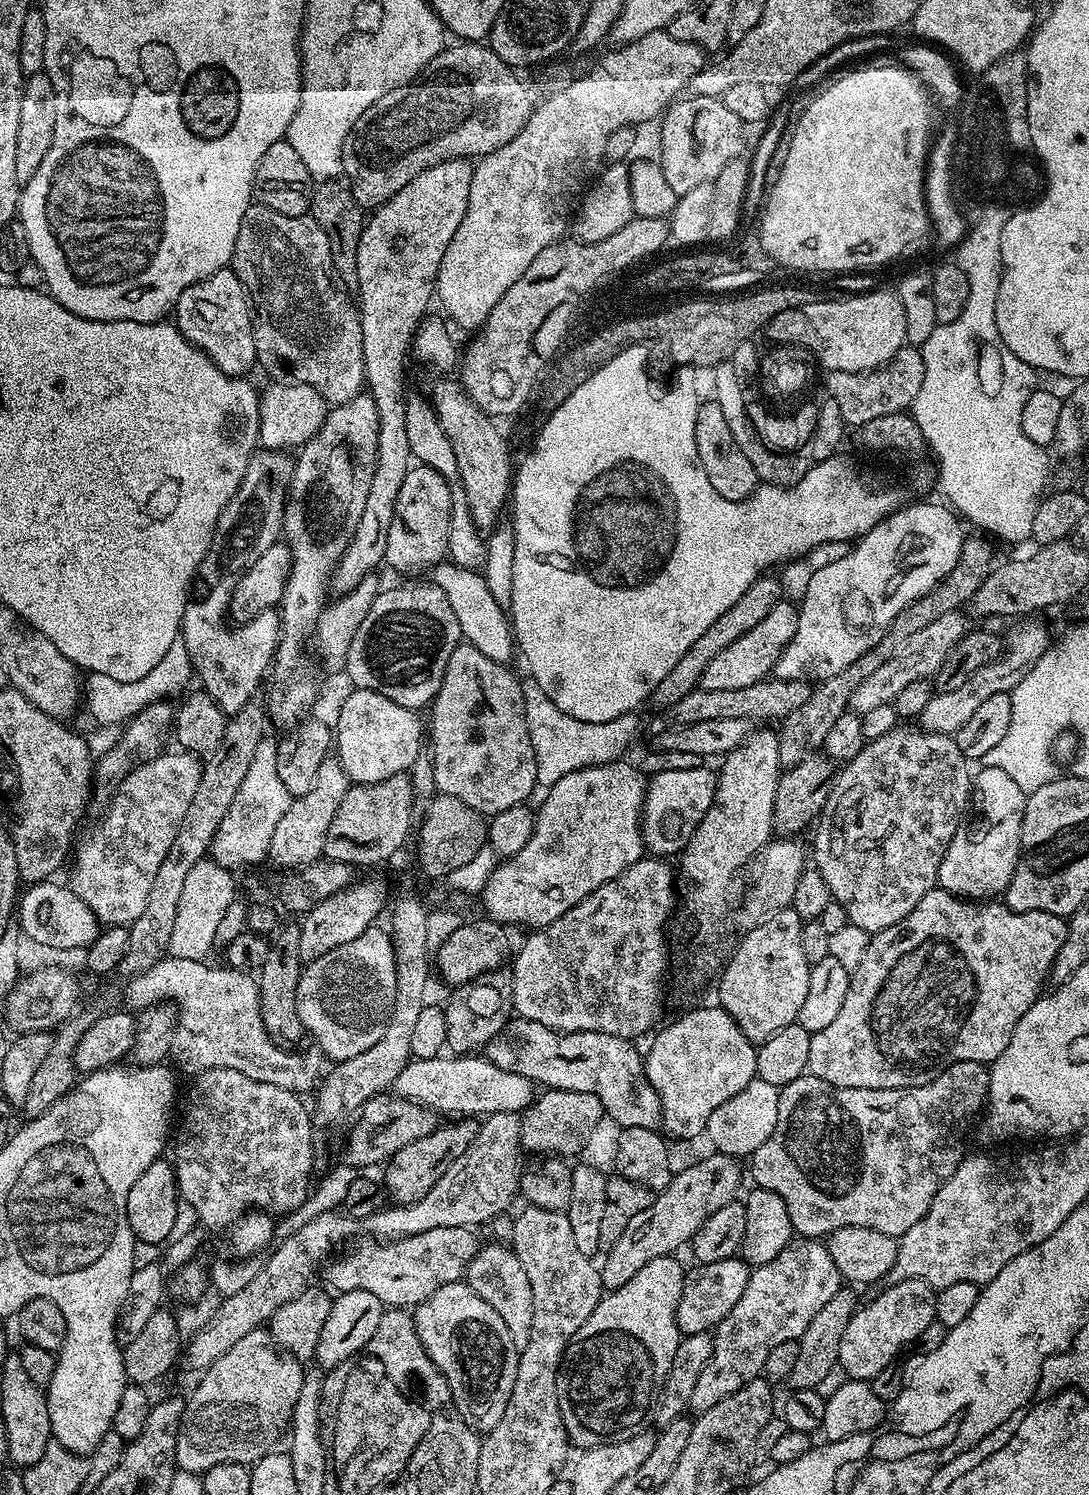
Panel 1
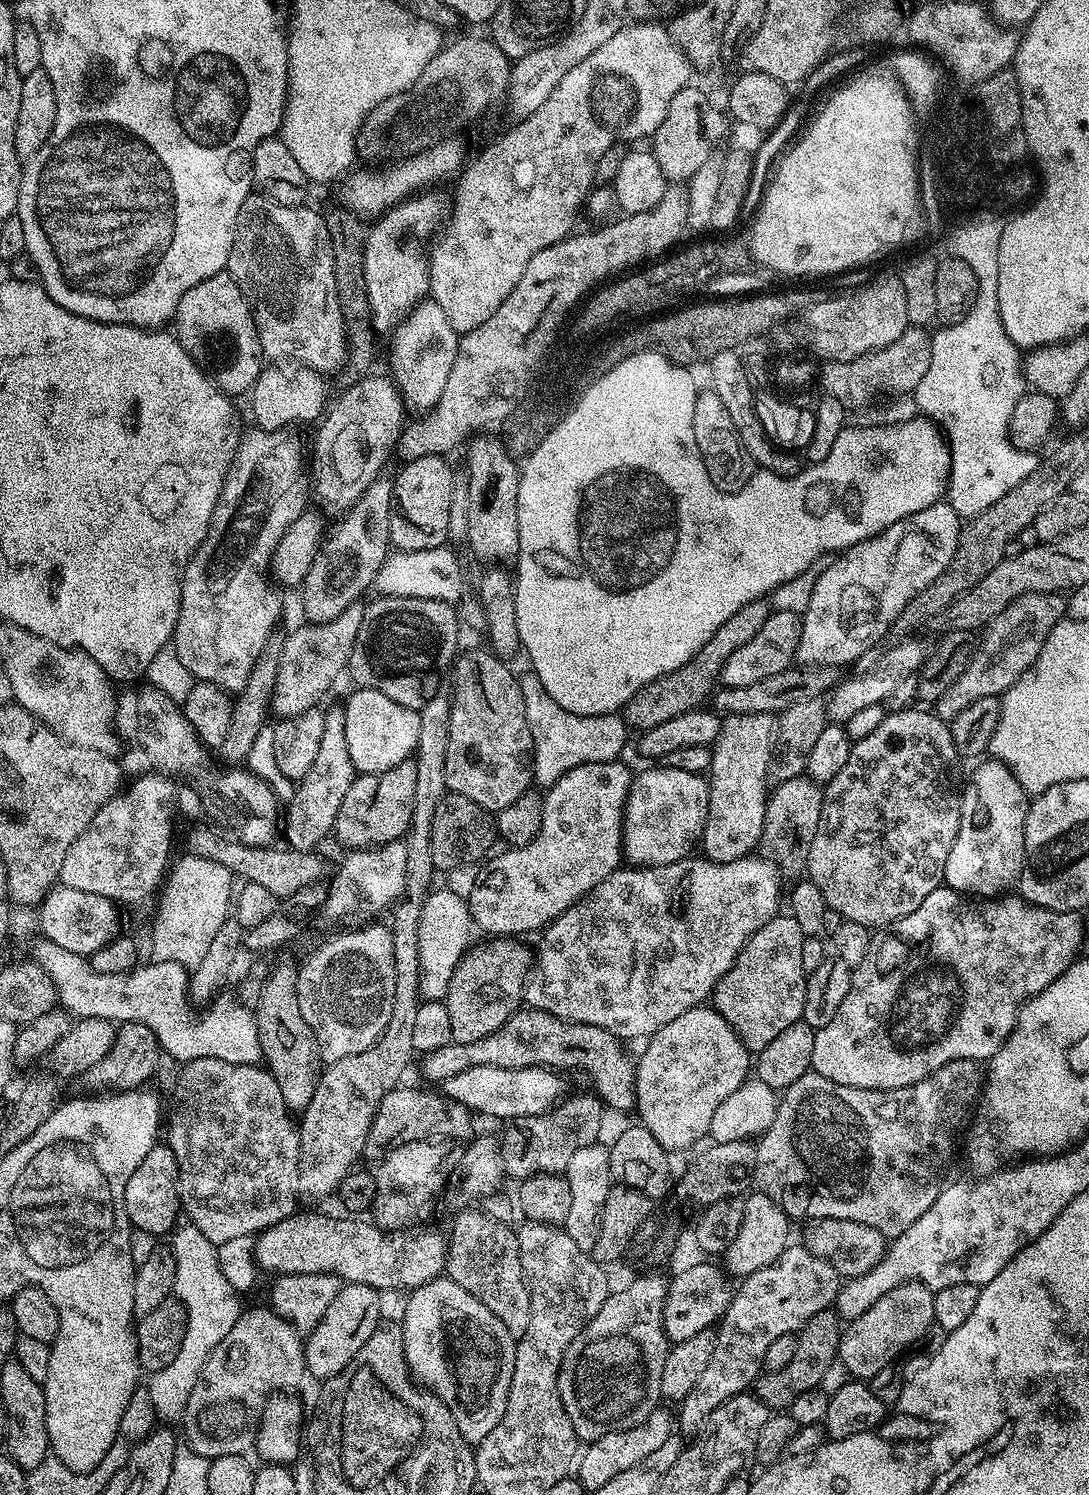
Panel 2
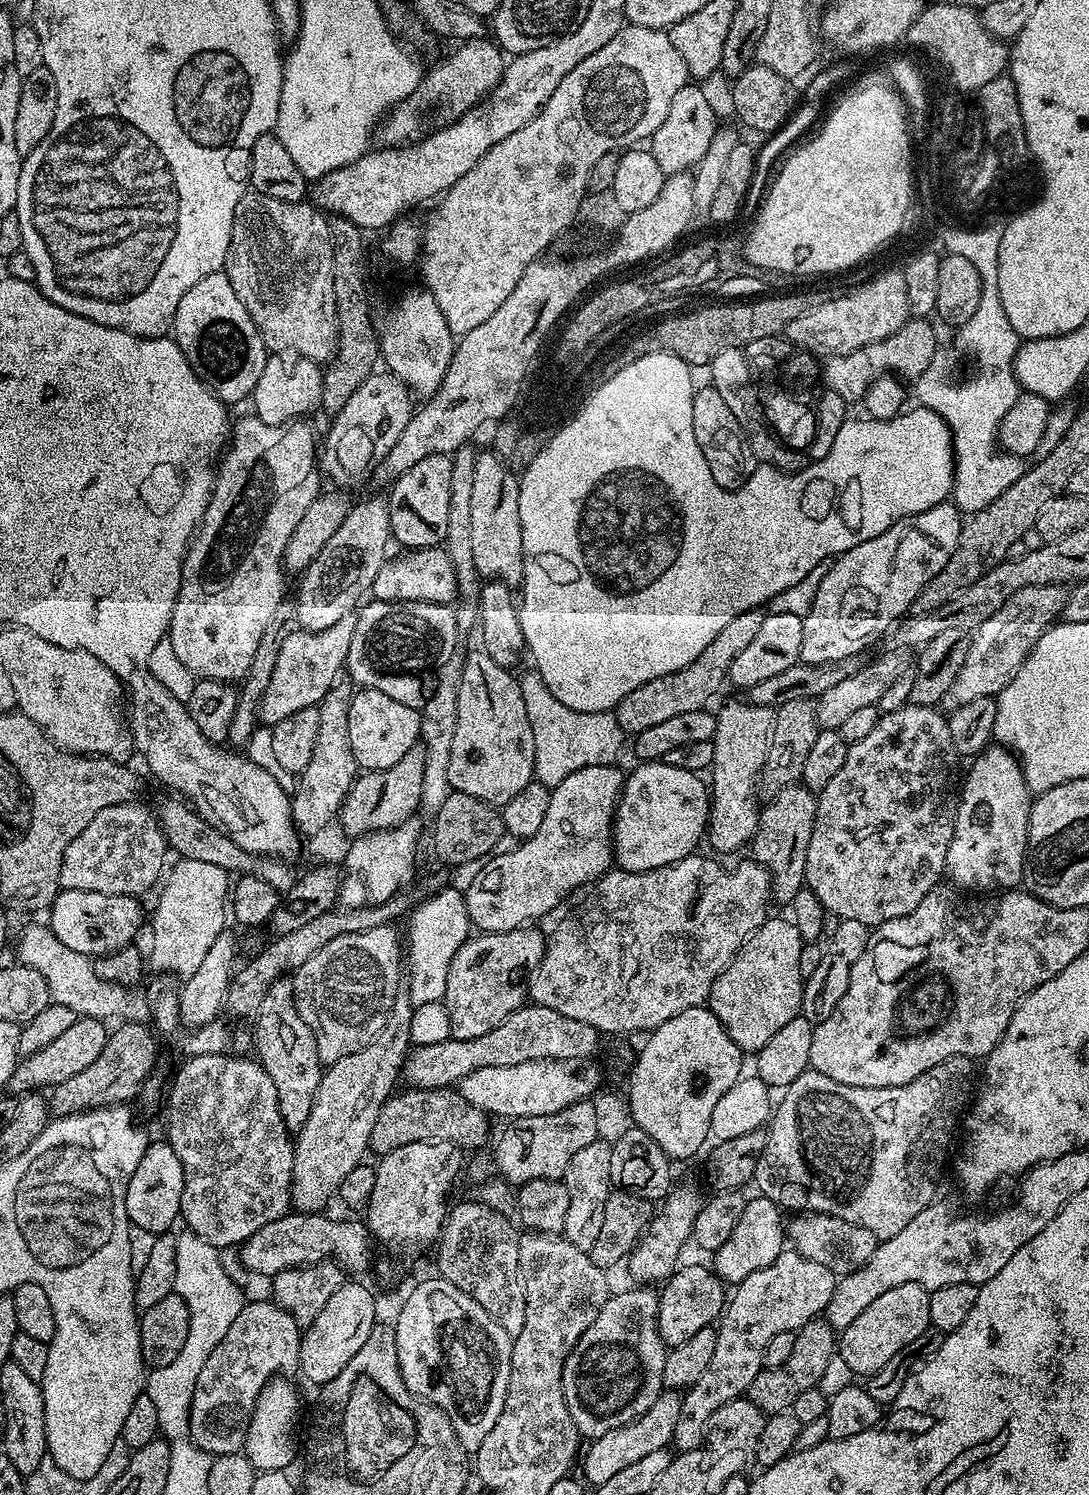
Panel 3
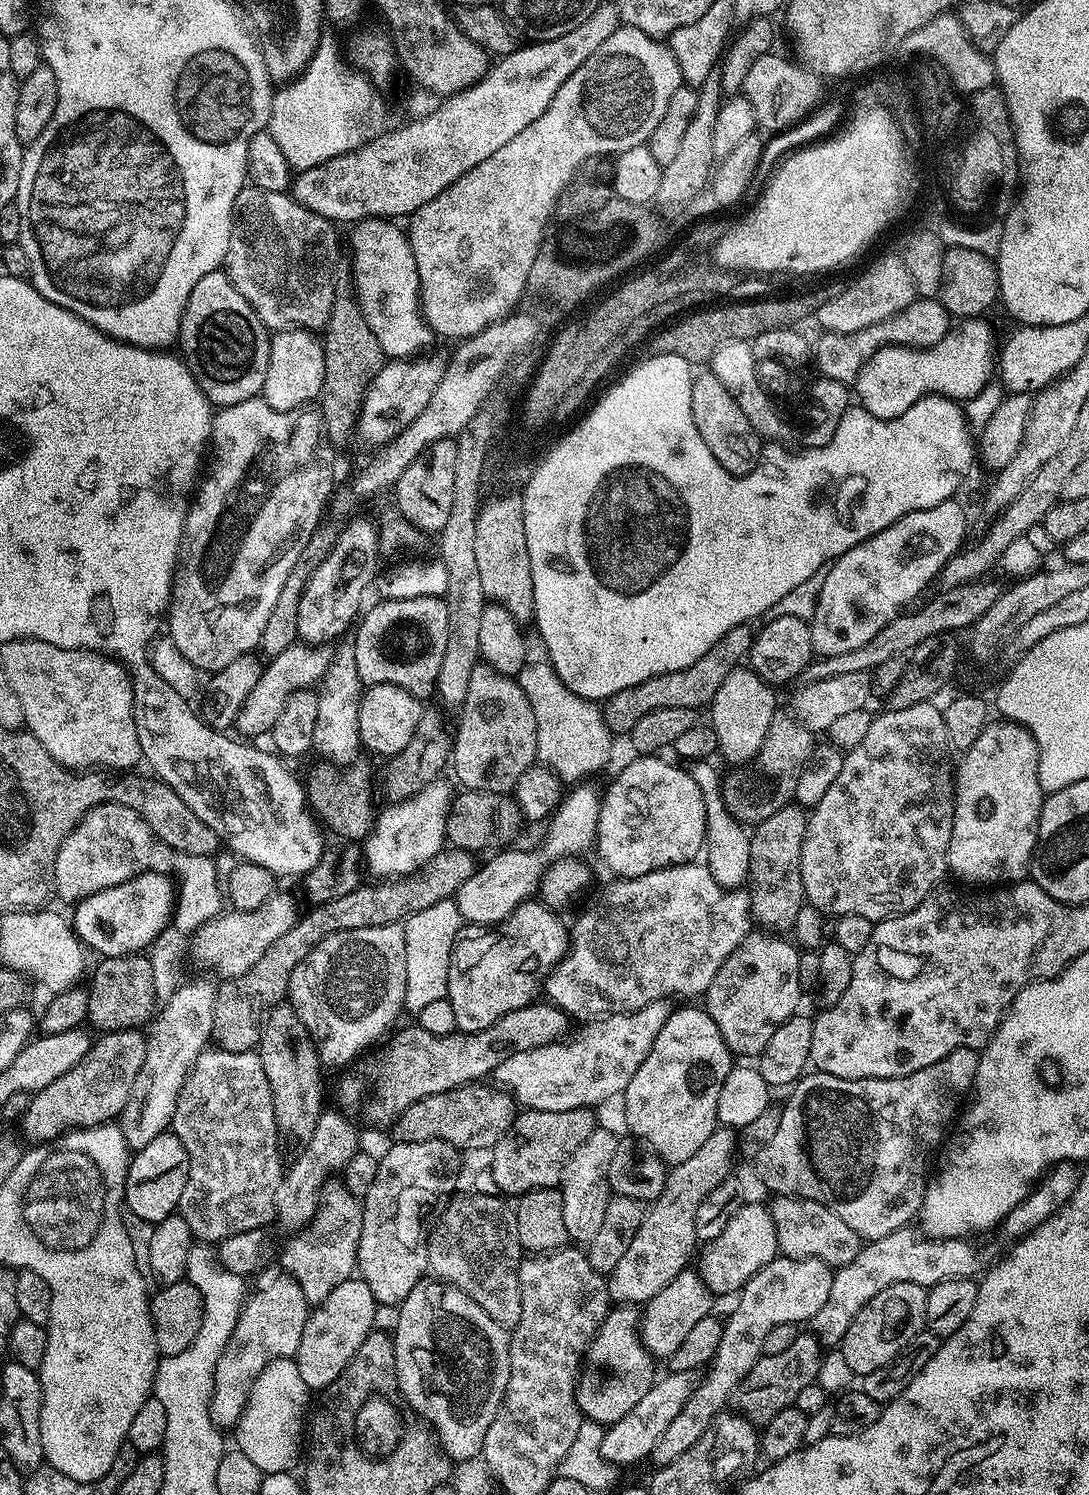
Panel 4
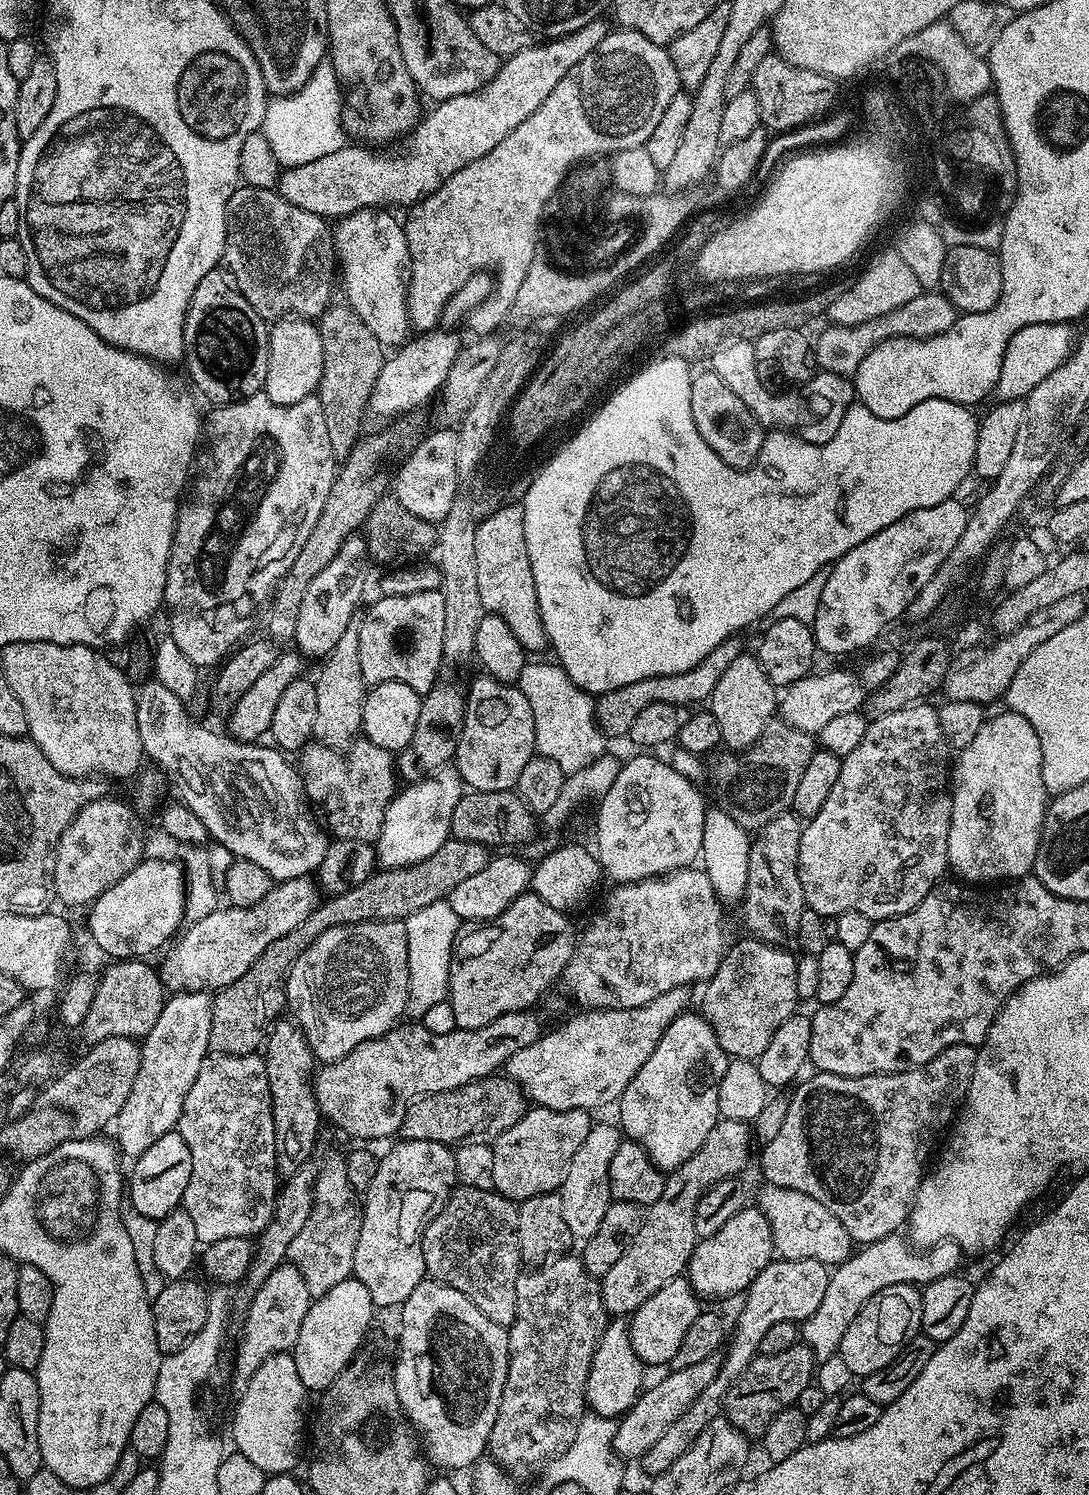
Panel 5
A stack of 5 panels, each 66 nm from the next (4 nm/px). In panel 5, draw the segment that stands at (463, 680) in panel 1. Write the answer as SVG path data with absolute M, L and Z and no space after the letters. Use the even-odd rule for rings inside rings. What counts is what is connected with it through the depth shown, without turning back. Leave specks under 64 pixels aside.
M480 674L480 677L478 677L469 688L466 688L464 724L460 727L460 741L456 743L454 766L463 778L464 784L467 785L469 789L477 792L507 792L515 789L518 778L522 774L522 769L526 767L526 762L530 762L535 755L537 755L537 750L536 739L534 738L534 713L530 711L530 702L526 702L526 694L522 694L522 690L516 684L503 684L502 682L498 682L492 676Z

